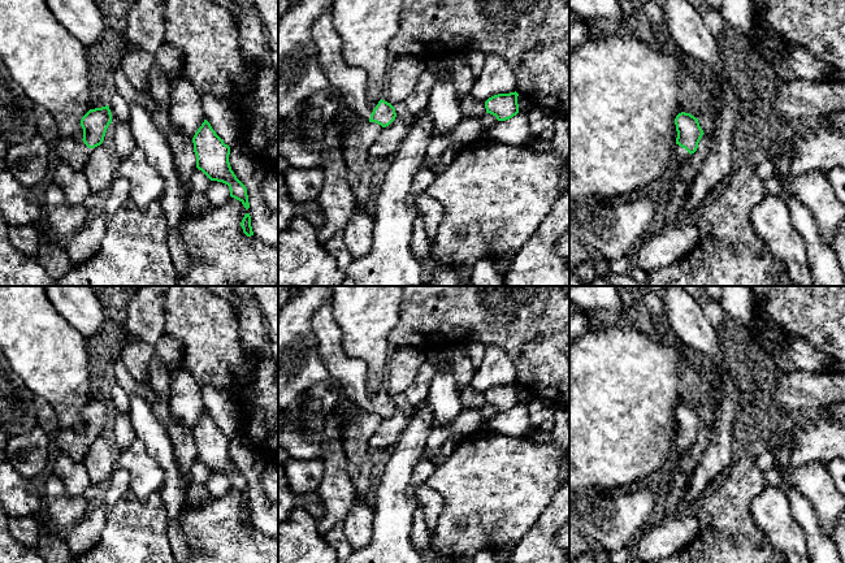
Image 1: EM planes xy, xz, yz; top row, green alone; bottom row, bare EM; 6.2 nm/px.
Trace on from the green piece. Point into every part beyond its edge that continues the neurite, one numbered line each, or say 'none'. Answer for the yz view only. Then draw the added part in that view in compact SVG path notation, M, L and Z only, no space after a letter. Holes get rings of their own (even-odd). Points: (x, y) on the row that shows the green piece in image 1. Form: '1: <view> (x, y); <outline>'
1: yz (680, 154); M679 144L675 146L673 160L672 160L673 163L682 161L682 160L688 159L689 156L690 156L690 153L685 148L680 147Z

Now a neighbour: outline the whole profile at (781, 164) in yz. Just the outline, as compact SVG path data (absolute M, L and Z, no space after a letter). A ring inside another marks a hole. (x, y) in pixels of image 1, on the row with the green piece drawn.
M781 156L775 161L776 176L783 179L789 179L792 176L789 174L789 157Z

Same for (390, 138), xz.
M400 118L395 120L386 127L382 127L380 135L368 150L369 157L389 157L395 155L408 133L408 125Z

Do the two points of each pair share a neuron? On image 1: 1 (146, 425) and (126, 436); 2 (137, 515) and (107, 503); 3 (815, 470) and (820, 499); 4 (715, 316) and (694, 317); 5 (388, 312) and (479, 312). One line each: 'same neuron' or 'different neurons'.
1: different neurons
2: different neurons
3: same neuron
4: different neurons
5: different neurons

